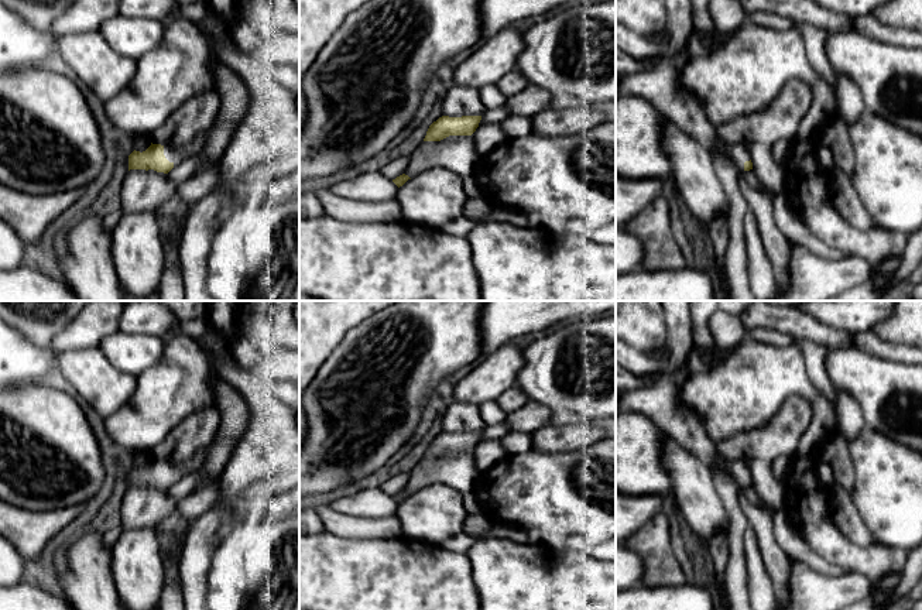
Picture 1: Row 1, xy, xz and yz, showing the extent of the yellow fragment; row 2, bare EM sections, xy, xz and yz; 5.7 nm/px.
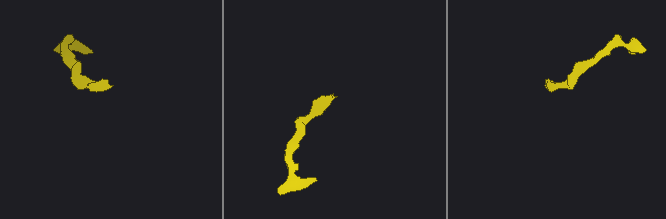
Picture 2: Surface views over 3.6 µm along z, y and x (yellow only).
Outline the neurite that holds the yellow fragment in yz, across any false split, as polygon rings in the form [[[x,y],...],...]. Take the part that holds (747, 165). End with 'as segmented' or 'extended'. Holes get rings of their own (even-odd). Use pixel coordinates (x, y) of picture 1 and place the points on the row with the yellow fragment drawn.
[[[741,143],[730,145],[730,157],[740,171],[753,169],[753,162],[747,147]]] | extended

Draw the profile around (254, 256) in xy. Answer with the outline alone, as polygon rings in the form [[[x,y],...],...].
[[[299,198],[284,203],[246,202],[222,216],[212,232],[212,250],[206,263],[206,289],[216,301],[299,301]]]

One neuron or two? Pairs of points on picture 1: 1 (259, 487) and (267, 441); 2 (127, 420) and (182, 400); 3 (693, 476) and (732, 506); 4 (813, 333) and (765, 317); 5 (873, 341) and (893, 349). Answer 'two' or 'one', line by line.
1: one
2: one
3: two
4: one
5: one

